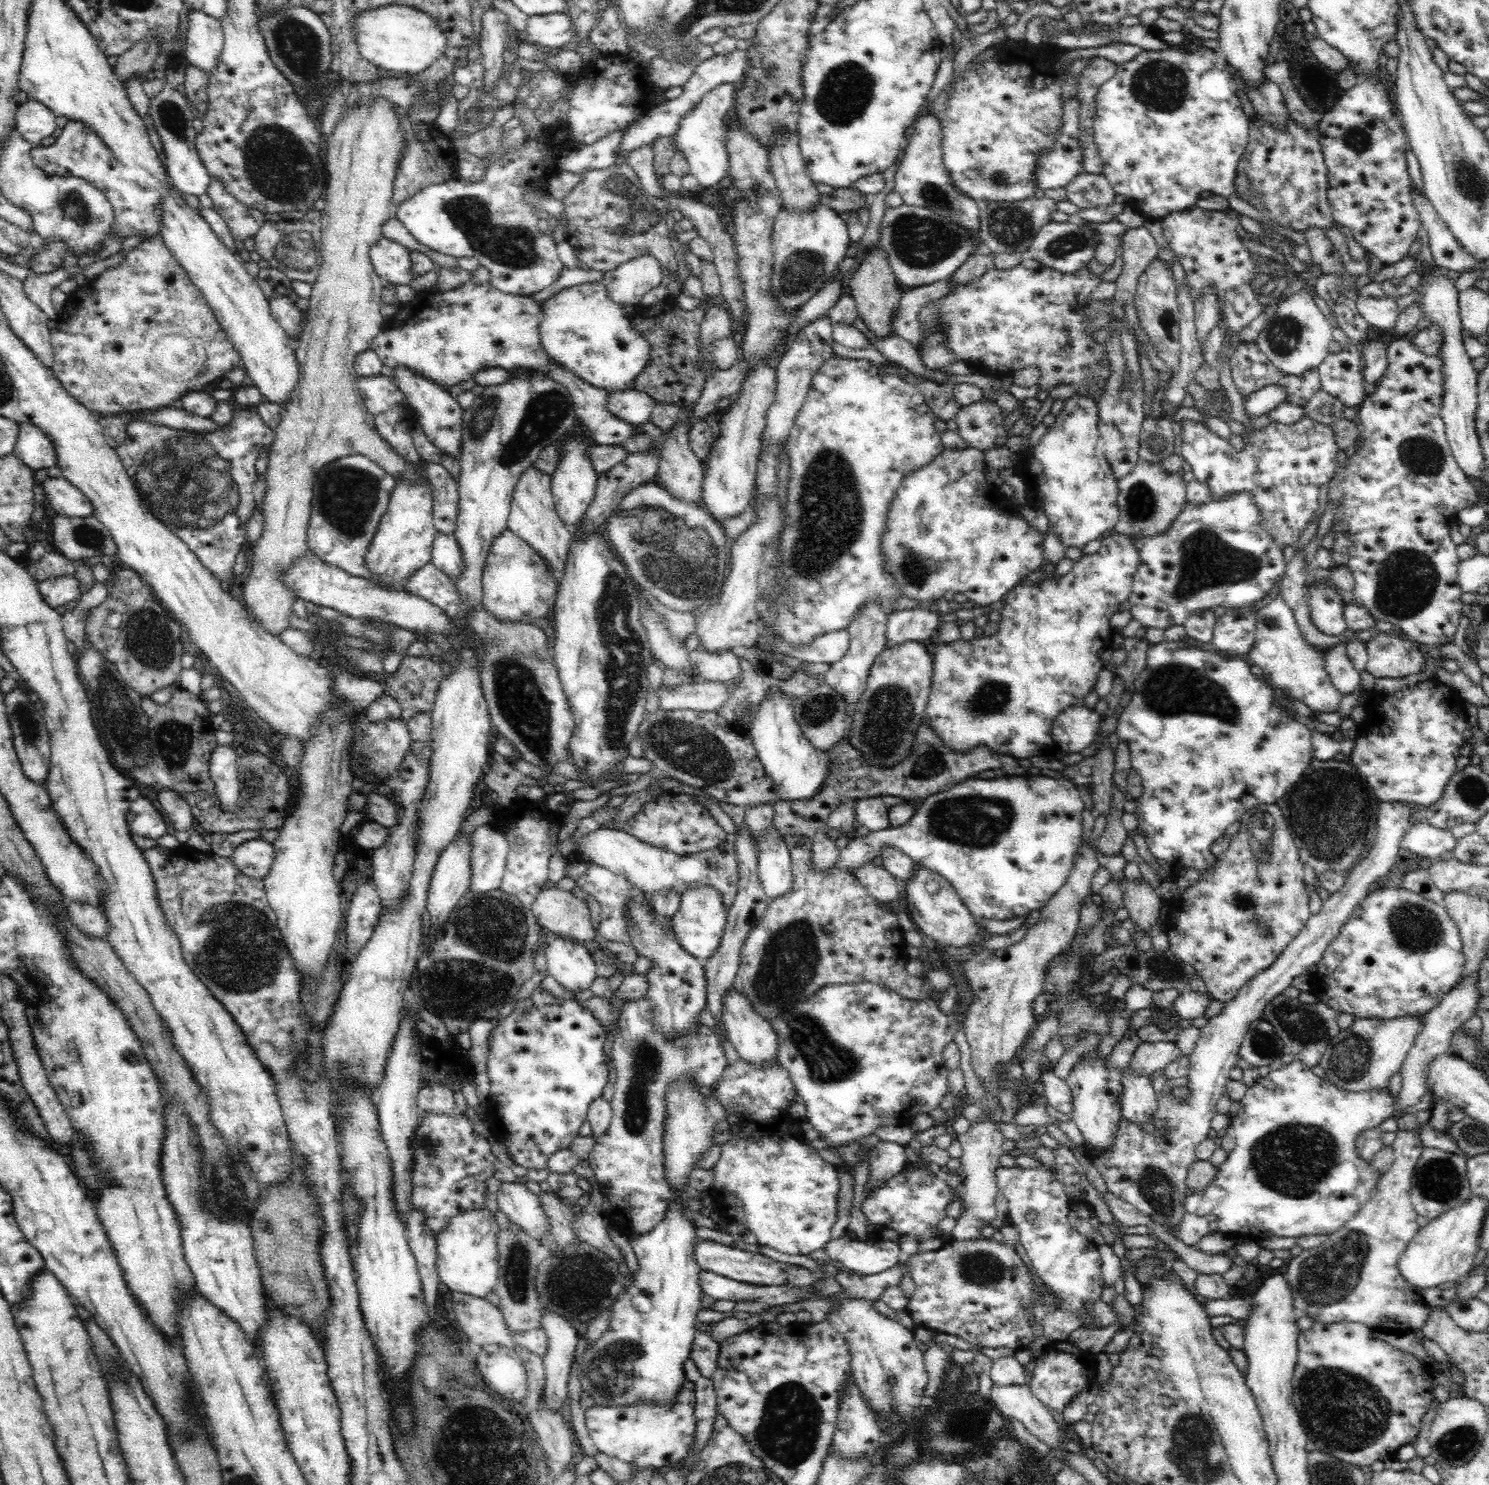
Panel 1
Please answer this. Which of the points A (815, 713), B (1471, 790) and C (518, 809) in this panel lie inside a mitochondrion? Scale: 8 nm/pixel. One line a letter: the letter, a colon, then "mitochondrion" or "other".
A: mitochondrion
B: mitochondrion
C: other

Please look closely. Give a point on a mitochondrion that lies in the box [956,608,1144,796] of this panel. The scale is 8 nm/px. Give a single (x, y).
(990, 698)

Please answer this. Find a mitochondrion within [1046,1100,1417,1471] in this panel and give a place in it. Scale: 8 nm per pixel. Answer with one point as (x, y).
(1346, 1414)

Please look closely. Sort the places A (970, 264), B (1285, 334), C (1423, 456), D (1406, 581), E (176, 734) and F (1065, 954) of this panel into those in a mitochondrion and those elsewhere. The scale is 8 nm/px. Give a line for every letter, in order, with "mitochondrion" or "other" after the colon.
A: mitochondrion
B: mitochondrion
C: mitochondrion
D: mitochondrion
E: mitochondrion
F: other

